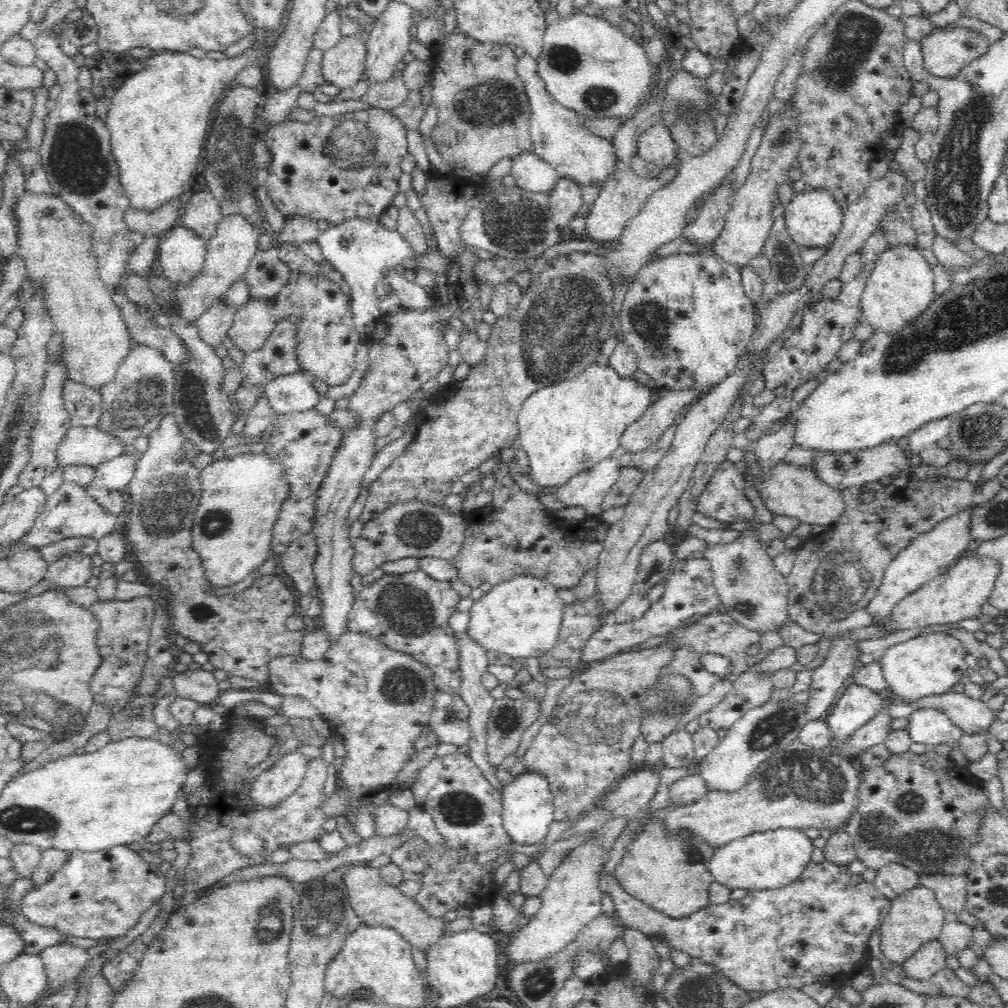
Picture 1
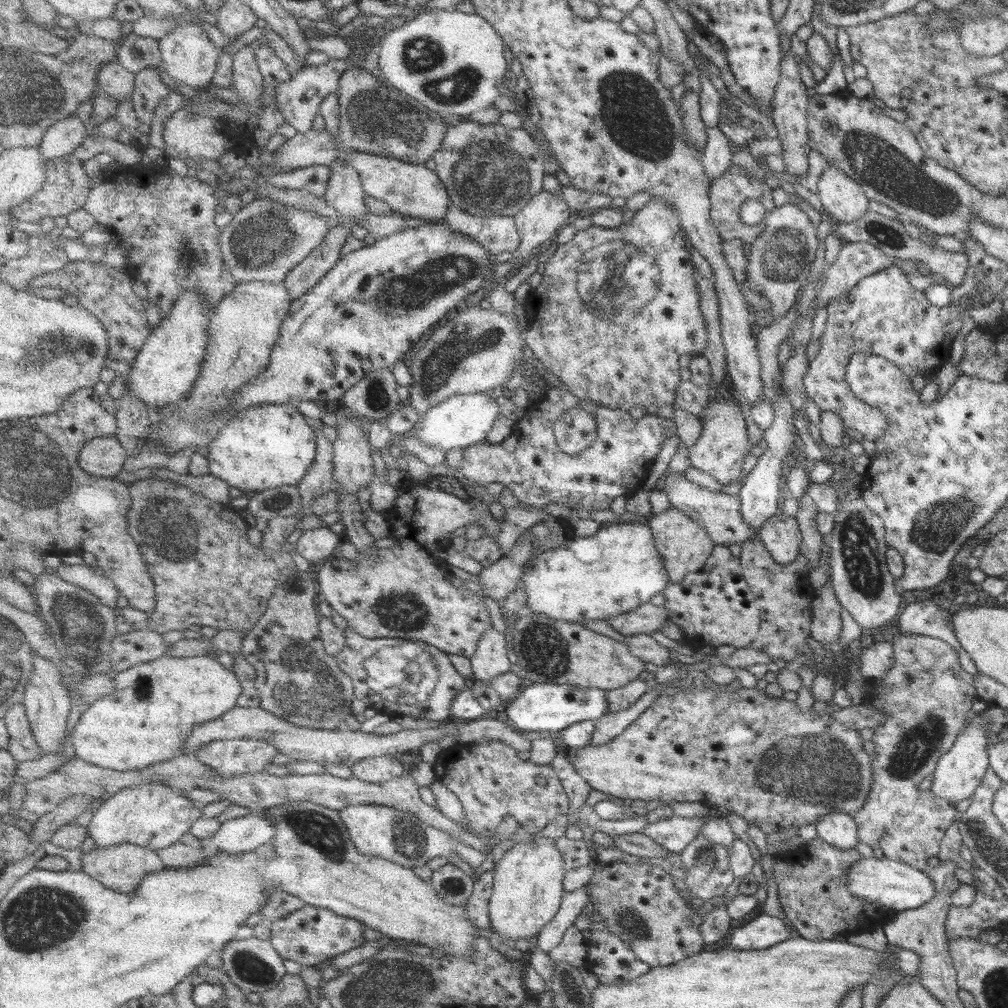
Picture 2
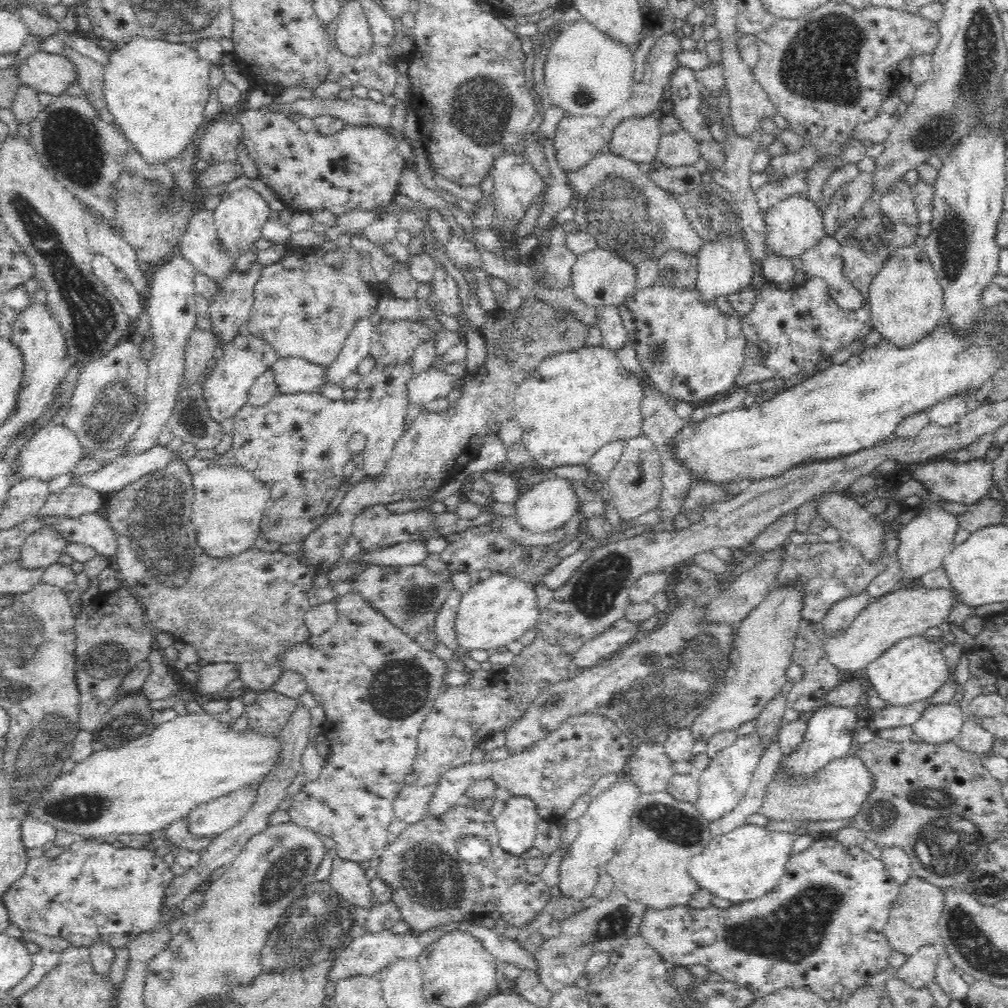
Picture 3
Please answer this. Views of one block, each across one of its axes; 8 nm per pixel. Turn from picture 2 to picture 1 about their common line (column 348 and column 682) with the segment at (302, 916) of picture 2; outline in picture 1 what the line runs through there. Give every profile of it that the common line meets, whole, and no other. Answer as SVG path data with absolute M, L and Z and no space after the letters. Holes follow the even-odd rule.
M824 858L822 862L813 862L808 860L806 868L802 870L802 874L798 876L798 878L791 881L790 884L786 884L786 886L774 889L770 888L766 890L748 891L746 896L739 900L728 900L717 905L708 904L706 907L702 907L700 910L696 910L692 912L692 914L684 917L672 917L668 914L664 914L658 909L654 909L641 900L632 898L630 894L624 892L624 889L620 887L618 881L608 881L608 877L606 877L606 875L601 875L601 881L599 885L603 891L607 890L614 897L615 910L619 914L622 923L626 927L630 927L631 929L644 933L644 935L650 937L653 941L664 941L672 950L680 950L680 952L686 952L686 954L690 954L691 957L700 960L700 962L714 967L718 973L726 977L734 985L739 986L739 988L743 988L745 991L748 991L748 993L753 990L768 994L772 991L786 987L801 989L802 986L814 984L815 982L821 982L824 985L837 987L840 986L840 984L844 981L854 978L858 972L862 972L863 970L870 968L870 961L873 958L870 947L868 946L868 942L870 942L870 936L872 936L874 932L881 930L882 923L886 920L892 904L892 899L884 896L878 890L878 887L875 885L874 881L873 883L867 882L864 880L861 874L856 874L850 870L848 864L841 864L834 862L833 860L828 860L827 858Z

